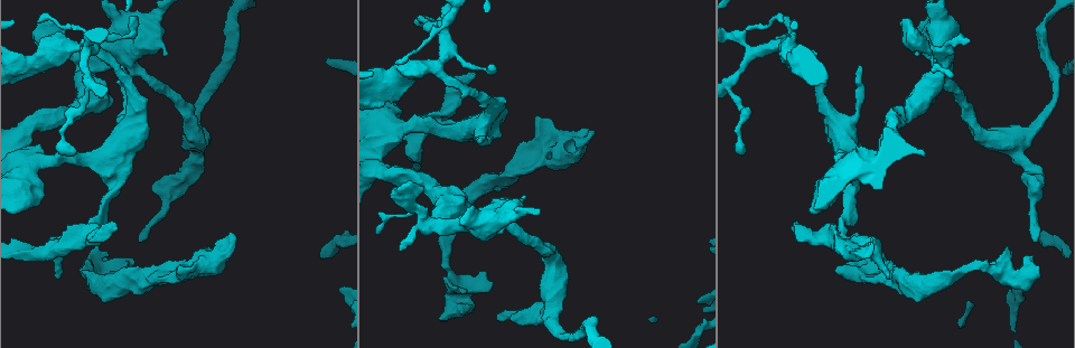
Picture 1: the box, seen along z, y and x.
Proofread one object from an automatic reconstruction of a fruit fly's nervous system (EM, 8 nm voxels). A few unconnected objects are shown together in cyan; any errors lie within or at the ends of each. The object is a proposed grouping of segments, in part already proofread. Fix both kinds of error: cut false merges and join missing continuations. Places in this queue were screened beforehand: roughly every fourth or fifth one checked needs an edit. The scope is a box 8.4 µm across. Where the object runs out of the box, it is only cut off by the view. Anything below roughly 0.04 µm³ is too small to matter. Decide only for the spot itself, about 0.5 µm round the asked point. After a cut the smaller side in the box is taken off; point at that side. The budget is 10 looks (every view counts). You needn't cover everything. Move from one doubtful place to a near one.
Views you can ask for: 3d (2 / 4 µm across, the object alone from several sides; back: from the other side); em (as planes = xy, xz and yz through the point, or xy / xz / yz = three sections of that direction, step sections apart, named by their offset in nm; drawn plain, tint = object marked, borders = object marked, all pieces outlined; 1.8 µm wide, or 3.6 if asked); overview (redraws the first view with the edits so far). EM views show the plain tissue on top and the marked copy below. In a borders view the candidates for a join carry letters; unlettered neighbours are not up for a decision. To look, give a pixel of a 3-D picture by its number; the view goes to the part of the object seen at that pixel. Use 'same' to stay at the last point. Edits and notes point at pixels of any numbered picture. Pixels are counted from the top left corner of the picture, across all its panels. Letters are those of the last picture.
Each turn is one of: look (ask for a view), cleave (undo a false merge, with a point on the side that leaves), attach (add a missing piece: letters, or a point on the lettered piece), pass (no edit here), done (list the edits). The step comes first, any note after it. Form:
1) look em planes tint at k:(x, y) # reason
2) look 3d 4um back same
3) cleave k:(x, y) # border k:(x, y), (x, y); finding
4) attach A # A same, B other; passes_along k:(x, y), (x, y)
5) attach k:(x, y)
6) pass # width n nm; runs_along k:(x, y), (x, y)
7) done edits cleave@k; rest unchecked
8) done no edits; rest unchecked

look 3d 2um at 1:(78, 47) # branch point

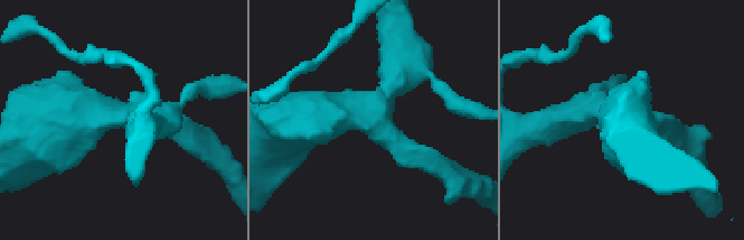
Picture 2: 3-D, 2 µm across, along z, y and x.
look em planes borders at 2:(371, 116)

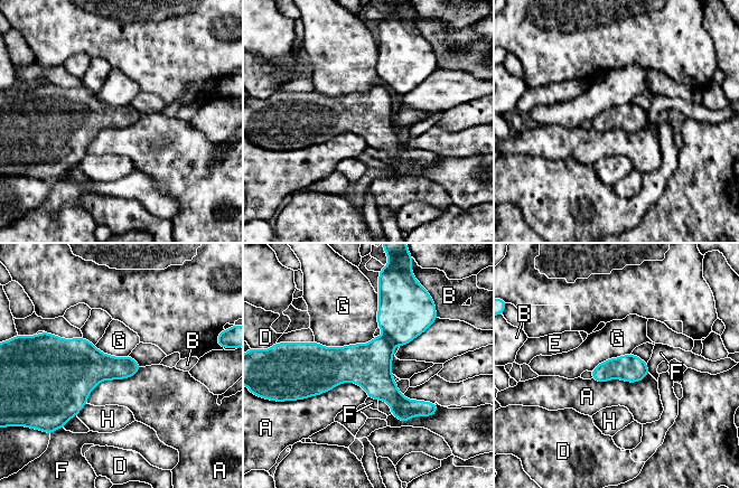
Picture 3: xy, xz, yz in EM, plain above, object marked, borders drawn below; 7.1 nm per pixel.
cleave 3:(405, 310) # A other, B other, D other, E other, F other, G other, H other; border 3:(385, 334), (393, 343); two neurons meet here

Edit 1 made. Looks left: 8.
look em yz step 8 tint at 1:(54, 247)

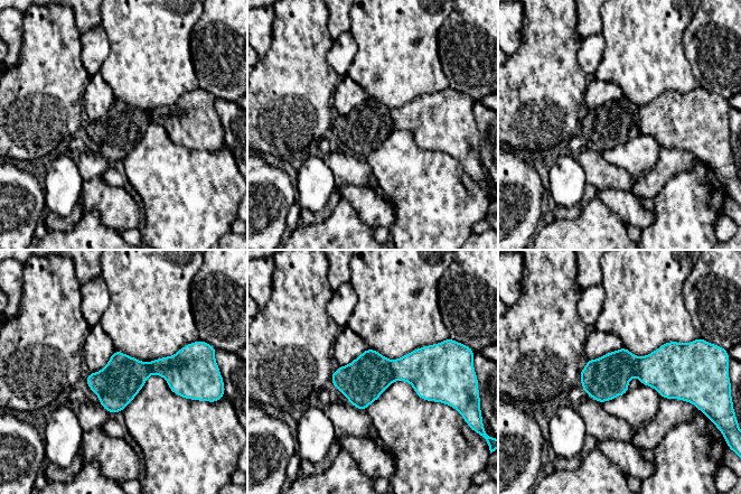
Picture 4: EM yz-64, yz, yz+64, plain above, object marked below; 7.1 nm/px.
look em planes borders same # cut it another way

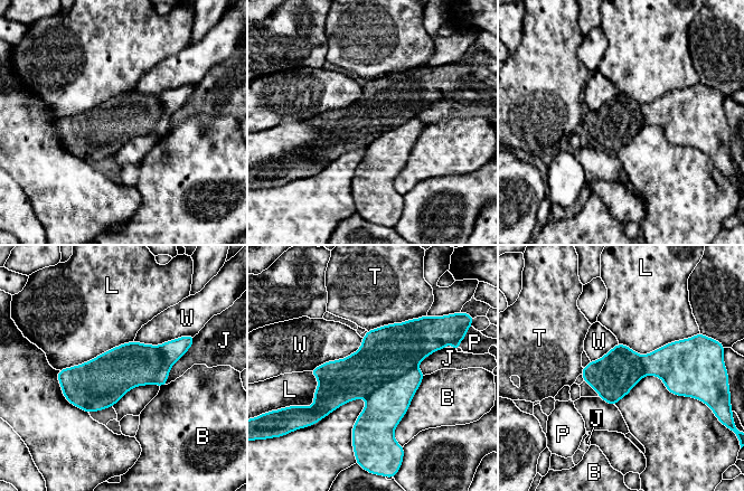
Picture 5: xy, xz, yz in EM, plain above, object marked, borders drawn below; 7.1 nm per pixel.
cleave 5:(131, 365) # B other, J other, L other, P other, T other, W other; border 5:(157, 346), (162, 366), (153, 383); two neurons meet here

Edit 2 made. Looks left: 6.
look em xz step 8 tint at 1:(439, 319)

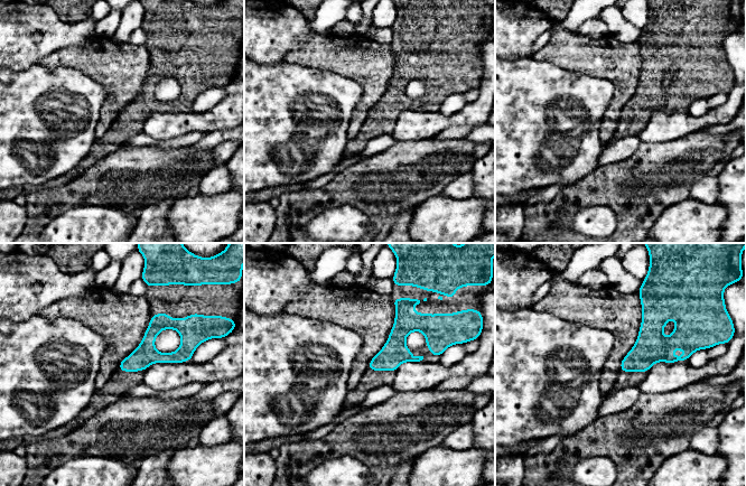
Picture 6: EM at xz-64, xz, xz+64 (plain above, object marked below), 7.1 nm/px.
look em yz step 8 borders same

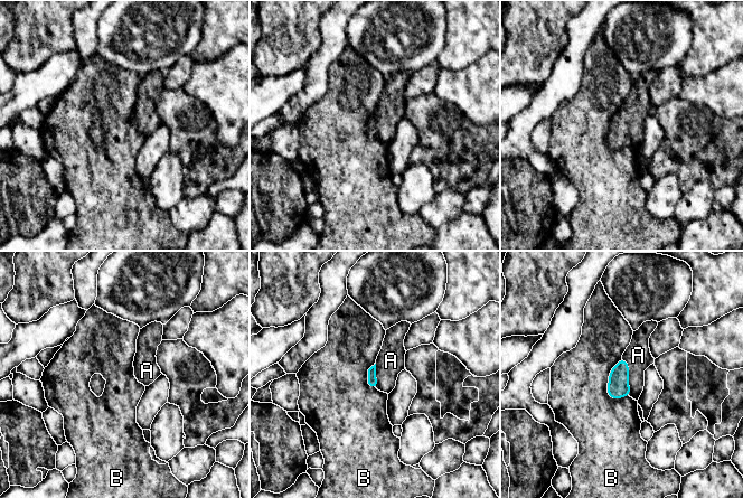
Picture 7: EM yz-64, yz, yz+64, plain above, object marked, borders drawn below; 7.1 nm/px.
attach A # A same, B other; it goes on there

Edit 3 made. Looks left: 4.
look em 3.6um yz step 4 tint at 1:(197, 152) # thin neck

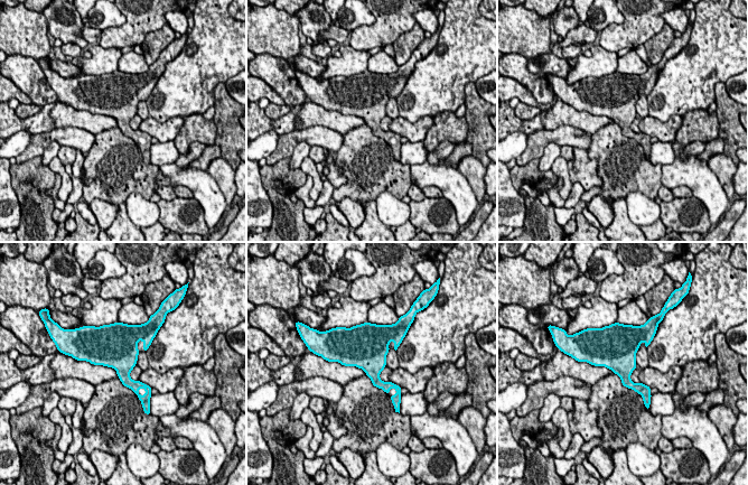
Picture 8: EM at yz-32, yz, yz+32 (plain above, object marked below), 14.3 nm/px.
look em 3.6um planes borders same # cut it another way

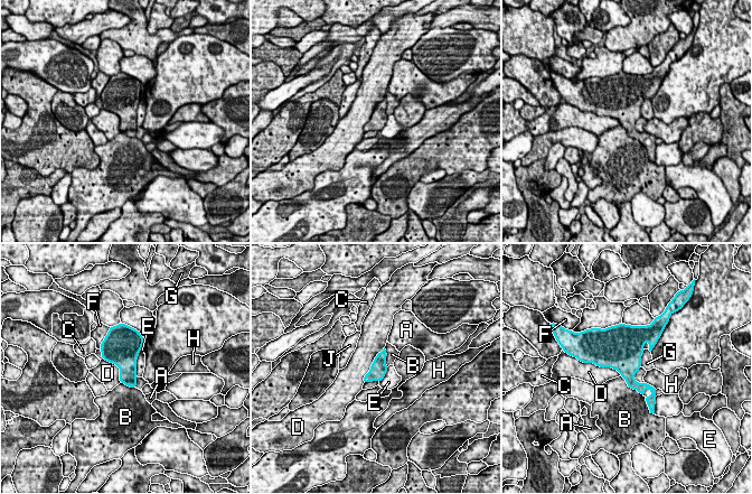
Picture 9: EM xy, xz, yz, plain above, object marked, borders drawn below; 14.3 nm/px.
pass # A other, B other, C other, D other, E other, F other, G other, H other, J other; border 9:(384, 346), (376, 355), (363, 382); one neuron here

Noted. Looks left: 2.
done edits cleave@3, cleave@5, attach@7; rest unchecked

